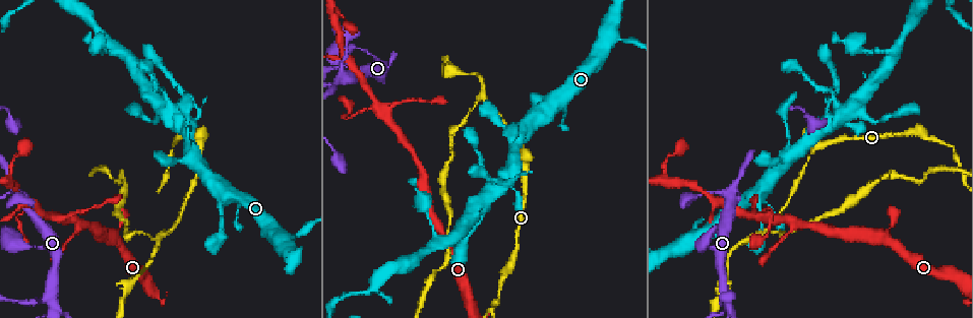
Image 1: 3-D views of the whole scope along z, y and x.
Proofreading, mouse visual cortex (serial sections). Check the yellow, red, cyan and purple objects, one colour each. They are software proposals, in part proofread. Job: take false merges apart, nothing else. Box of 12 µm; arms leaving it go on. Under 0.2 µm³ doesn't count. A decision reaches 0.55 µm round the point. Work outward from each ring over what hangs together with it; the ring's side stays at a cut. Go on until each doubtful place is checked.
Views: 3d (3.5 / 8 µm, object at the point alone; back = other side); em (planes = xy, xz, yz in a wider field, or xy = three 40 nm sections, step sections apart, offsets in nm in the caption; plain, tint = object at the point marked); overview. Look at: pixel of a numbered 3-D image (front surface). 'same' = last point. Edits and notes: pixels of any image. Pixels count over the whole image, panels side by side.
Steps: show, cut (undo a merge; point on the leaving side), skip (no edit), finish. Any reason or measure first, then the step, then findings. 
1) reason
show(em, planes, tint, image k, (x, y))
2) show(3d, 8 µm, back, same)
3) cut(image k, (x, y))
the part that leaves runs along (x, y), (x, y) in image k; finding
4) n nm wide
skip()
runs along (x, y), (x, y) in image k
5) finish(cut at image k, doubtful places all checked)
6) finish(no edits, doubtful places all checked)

three-way junction
show(3d, 3.5 µm, back, image 1, (156, 239))

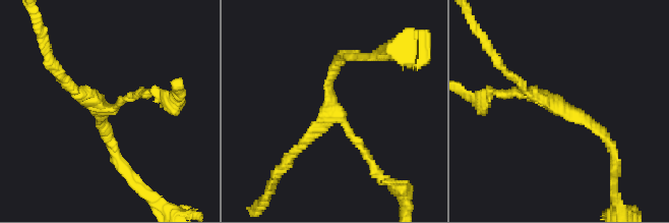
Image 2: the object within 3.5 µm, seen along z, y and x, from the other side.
3 arms; arms of 150, 150, 150 nm; shape alone is not enough
show(em, xy, step 2, plain, image 2, (103, 106))

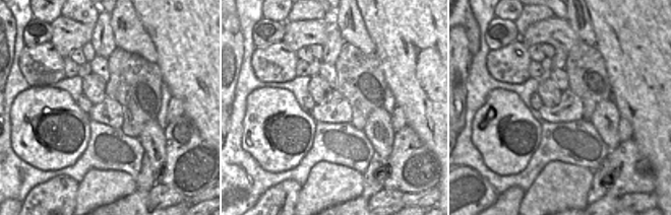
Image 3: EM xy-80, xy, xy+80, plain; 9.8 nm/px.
where the object lies
show(em, xy, step 2, tint, same)

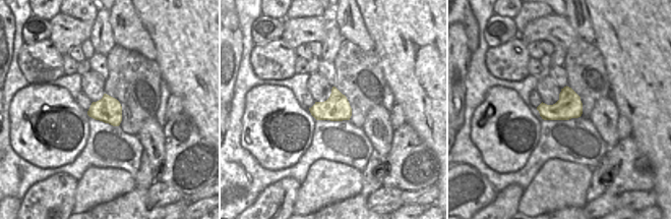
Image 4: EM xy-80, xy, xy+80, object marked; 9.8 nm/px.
skip()
runs along (59, 73), (103, 108), (143, 93) in image 2; one cell here

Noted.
a narrow waist
show(3d, 3.5 µm, image 1, (47, 294))

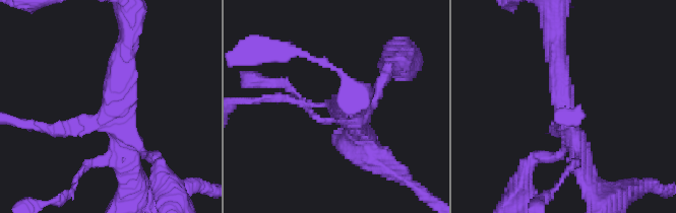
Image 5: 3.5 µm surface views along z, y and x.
4 arms; arms of 150, 250, 300, 300 nm
show(em, planes, tint, image 5, (111, 107))

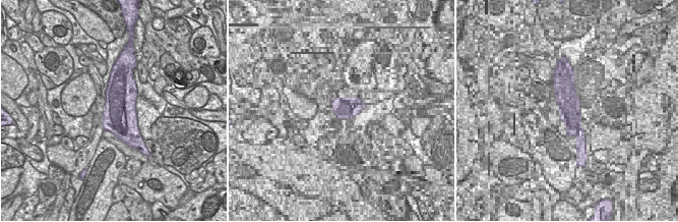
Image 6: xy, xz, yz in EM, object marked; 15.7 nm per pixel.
cut it another way
show(em, xy, step 3, tint, same)

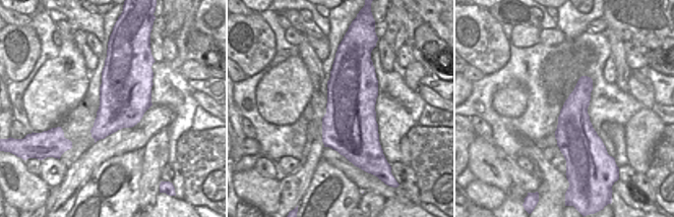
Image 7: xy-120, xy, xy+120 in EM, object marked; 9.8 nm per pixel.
skip()
runs along (554, 44), (578, 162) in image 5; all the same cell

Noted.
three-way junction
show(3d, 8 µm, image 1, (734, 192))

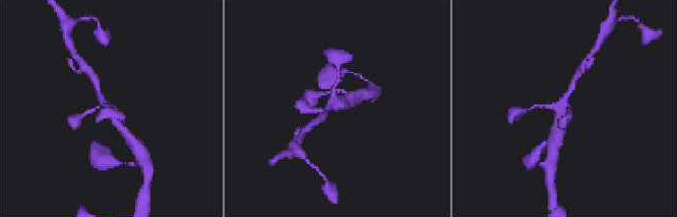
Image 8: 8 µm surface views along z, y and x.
show(3d, 3.5 µm, image 8, (566, 103))

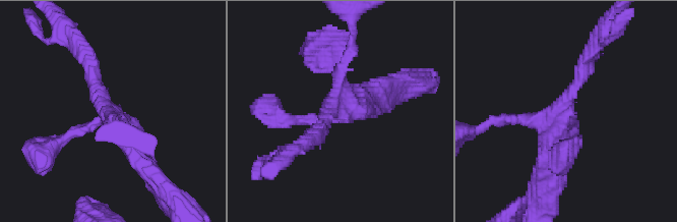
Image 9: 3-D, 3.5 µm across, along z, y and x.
skip()
runs along (147, 169), (104, 106), (88, 59) in image 9; one cell here

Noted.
finish(no edits, doubtful places all checked)

